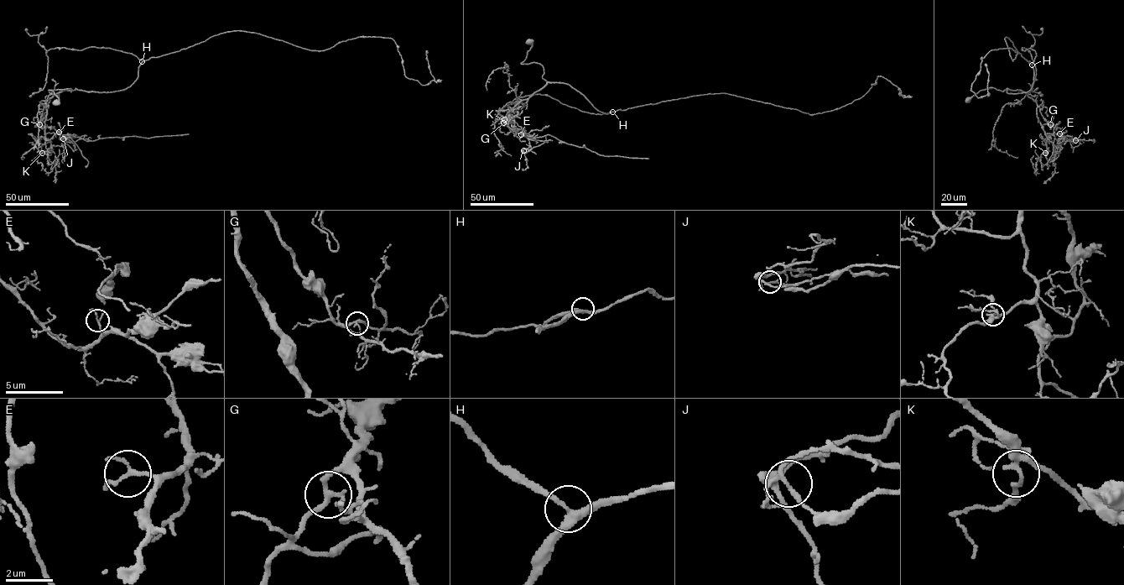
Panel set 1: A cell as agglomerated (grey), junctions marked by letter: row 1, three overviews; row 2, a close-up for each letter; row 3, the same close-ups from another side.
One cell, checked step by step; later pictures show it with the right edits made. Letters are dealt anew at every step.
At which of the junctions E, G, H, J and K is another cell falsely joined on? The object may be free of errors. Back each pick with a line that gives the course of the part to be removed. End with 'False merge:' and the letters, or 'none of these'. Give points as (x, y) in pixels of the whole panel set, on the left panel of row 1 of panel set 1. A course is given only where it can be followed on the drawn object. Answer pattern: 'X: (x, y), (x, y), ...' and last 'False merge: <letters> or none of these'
J: (63, 138), (84, 135), (85, 140), (94, 141), (106, 138), (149, 138), (189, 133)
False merge: J

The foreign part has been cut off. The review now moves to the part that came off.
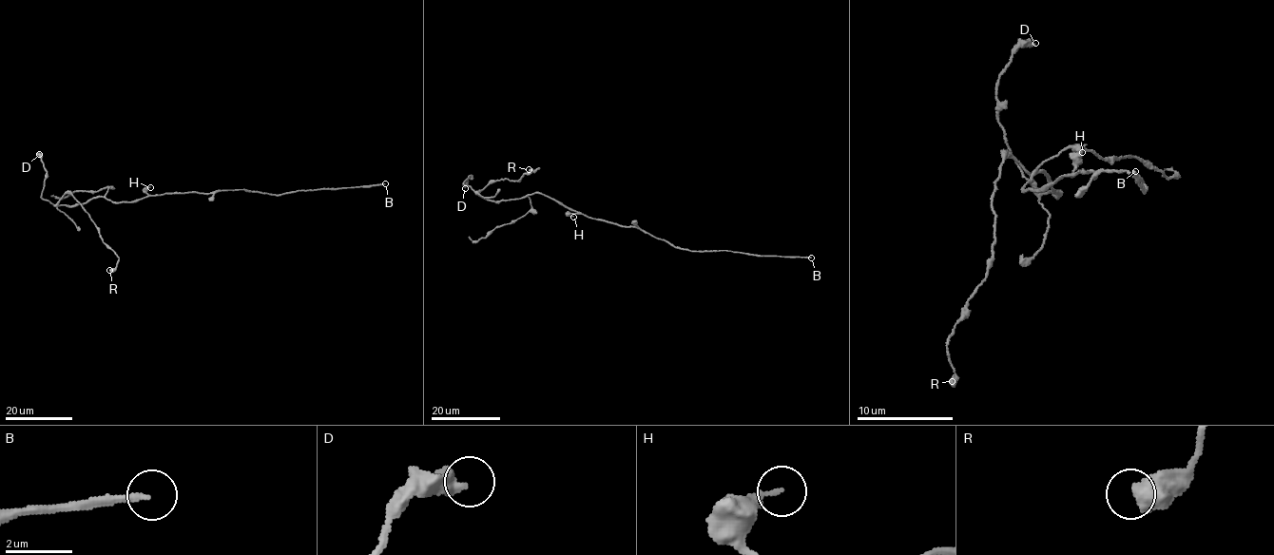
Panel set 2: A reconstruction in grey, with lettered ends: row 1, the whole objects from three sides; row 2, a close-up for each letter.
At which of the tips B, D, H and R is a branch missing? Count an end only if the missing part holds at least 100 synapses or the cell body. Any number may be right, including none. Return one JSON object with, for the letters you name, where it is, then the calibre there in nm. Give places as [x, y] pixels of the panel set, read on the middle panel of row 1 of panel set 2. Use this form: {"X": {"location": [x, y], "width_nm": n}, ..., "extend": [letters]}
{"B": {"location": [811, 258], "width_nm": 190}, "extend": ["B"]}

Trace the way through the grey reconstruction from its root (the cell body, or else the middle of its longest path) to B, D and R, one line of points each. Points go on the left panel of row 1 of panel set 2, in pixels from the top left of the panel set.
B: (156, 195), (246, 190), (280, 195), (385, 183)
D: (156, 195), (131, 201), (112, 202), (97, 197), (71, 206), (54, 205), (42, 197), (47, 170), (39, 154)
R: (156, 195), (131, 201), (97, 197), (71, 206), (59, 200), (69, 193), (88, 215), (119, 258), (109, 270)

